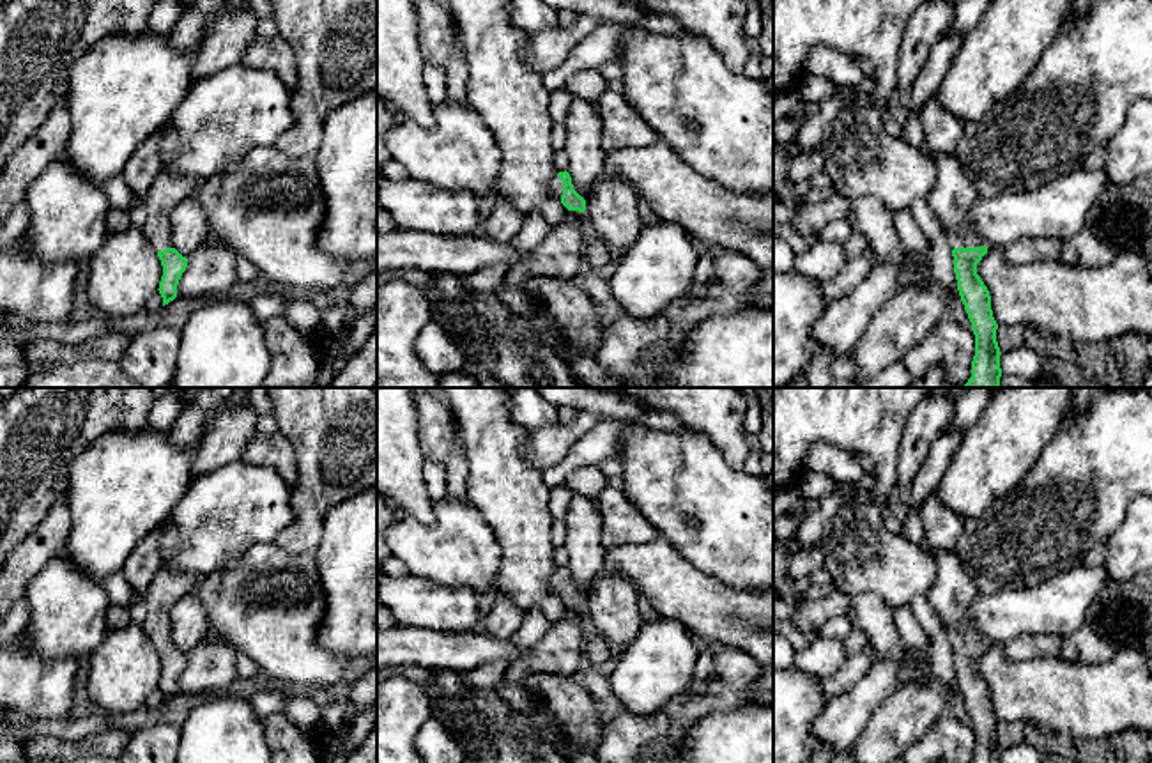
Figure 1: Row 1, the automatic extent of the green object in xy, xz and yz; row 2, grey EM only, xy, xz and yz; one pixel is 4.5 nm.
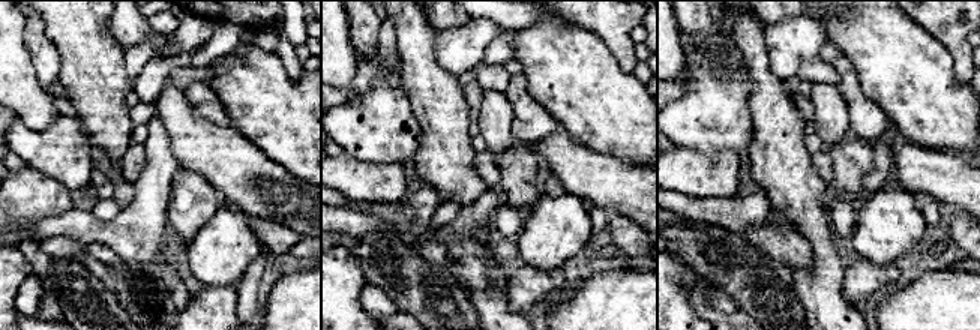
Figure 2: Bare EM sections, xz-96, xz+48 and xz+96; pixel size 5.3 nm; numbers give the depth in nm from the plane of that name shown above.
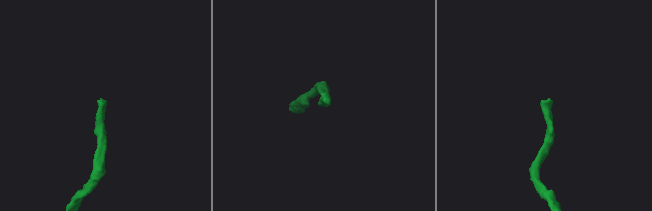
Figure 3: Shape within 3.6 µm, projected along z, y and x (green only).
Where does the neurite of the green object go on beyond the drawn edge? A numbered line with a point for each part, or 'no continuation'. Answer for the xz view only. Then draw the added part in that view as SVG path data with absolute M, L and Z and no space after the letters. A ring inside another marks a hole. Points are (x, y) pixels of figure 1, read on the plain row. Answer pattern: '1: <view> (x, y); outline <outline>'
1: xz (556, 581); outline M556 566L554 574L550 575L550 591L552 595L561 598L563 577L557 574L559 568L564 568L564 566Z

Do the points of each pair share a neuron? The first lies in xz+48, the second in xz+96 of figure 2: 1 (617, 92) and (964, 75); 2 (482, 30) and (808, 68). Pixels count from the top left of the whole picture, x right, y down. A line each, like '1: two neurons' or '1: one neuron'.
1: two neurons
2: two neurons

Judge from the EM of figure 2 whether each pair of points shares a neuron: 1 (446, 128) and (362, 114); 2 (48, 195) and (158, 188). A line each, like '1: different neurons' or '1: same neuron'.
1: different neurons
2: different neurons

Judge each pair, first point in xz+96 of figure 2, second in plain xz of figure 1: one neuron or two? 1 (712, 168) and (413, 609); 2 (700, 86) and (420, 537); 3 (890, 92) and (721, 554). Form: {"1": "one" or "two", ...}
{"1": "one", "2": "one", "3": "one"}

